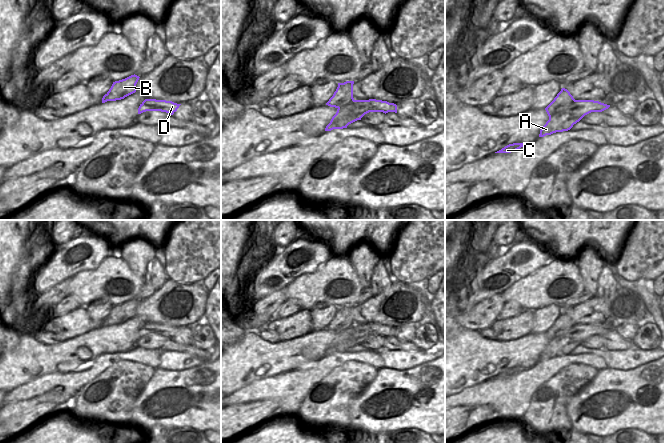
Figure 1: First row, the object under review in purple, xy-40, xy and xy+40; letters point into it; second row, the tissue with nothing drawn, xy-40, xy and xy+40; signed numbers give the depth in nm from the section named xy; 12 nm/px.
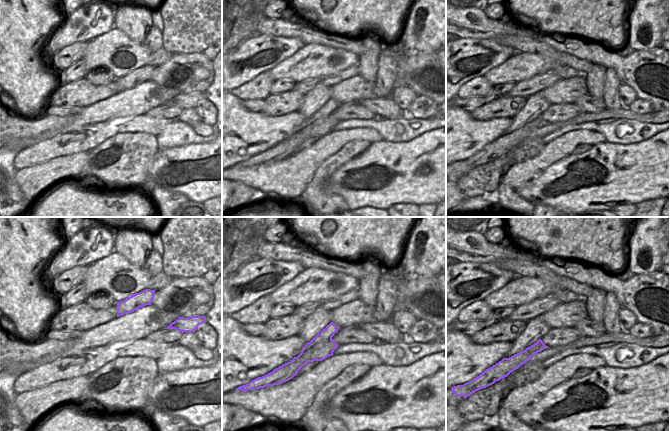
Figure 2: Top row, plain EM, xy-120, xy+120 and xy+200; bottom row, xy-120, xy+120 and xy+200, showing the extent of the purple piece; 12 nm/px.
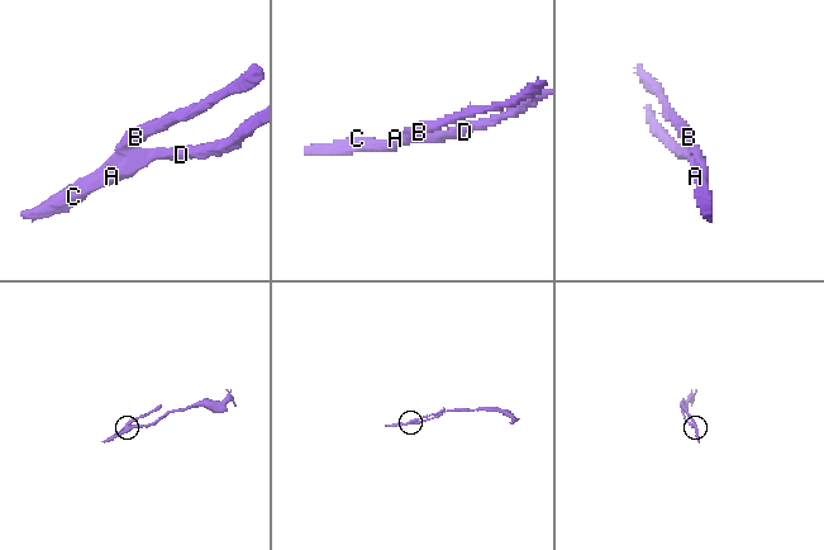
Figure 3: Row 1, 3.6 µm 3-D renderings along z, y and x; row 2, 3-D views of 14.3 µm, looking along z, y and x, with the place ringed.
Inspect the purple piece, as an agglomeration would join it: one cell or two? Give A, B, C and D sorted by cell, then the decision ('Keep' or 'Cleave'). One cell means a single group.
Groups: A C D / B. Cleave.

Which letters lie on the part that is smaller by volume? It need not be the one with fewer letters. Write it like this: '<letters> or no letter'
B

